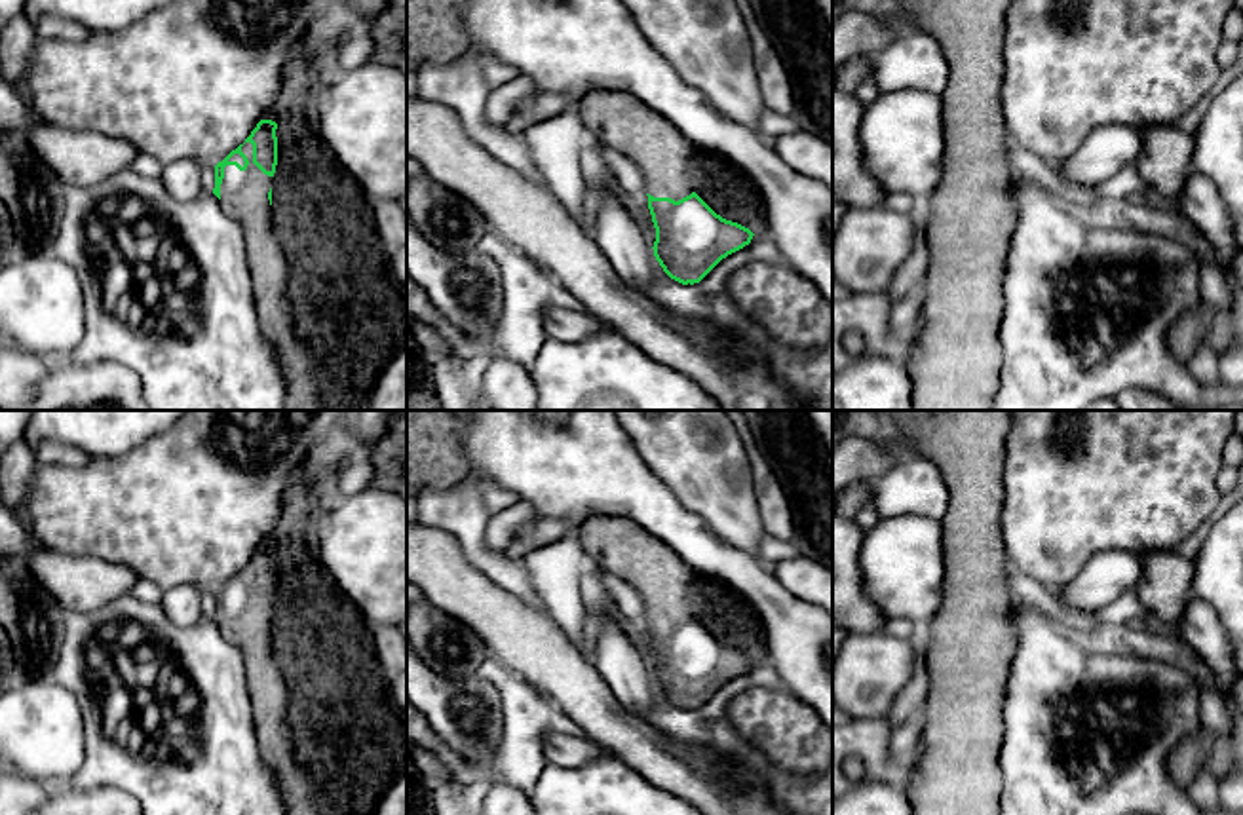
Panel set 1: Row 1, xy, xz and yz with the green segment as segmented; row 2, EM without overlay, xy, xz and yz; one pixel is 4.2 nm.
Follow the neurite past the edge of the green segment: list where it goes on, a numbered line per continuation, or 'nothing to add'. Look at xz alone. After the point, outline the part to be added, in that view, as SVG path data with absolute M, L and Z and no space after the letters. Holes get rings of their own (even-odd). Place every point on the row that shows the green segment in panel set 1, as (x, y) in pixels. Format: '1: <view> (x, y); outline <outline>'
1: xz (673, 168); outline M589 91L578 114L591 142L639 165L646 194L679 201L696 192L722 218L764 232L766 205L753 180L720 154L696 148L642 101L623 91Z

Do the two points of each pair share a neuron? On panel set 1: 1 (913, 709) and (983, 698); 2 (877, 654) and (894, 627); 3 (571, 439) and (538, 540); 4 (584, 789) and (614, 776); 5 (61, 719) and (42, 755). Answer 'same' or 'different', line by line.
1: different
2: different
3: different
4: same
5: same

